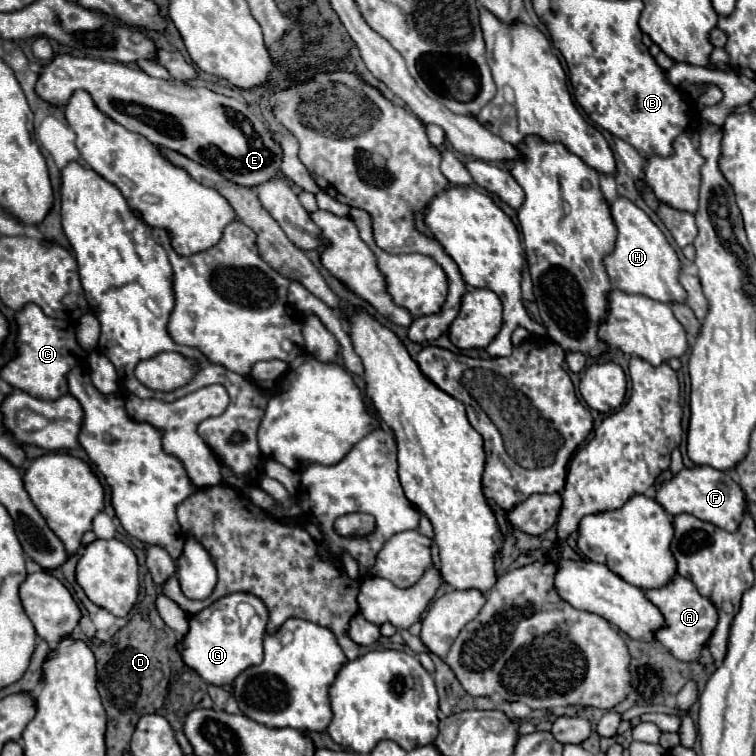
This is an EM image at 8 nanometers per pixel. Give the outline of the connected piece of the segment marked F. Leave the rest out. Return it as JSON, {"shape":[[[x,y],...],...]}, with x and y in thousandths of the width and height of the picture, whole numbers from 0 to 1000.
{"shape":[[[914,616],[903,619],[888,635],[877,635],[866,661],[888,680],[917,680],[925,688],[940,690],[962,704],[975,701],[983,680],[985,680],[985,653],[980,643],[964,630],[964,624],[946,622],[940,616]]]}

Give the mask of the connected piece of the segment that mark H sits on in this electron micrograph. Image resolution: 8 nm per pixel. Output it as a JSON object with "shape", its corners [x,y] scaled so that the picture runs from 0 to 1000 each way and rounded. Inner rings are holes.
{"shape":[[[816,259],[811,267],[806,267],[806,278],[816,299],[813,331],[798,341],[808,378],[829,389],[851,389],[880,402],[906,399],[903,381],[896,370],[901,354],[898,341],[882,320],[880,310],[869,302],[869,296],[848,275],[843,275],[835,265],[824,259]]]}

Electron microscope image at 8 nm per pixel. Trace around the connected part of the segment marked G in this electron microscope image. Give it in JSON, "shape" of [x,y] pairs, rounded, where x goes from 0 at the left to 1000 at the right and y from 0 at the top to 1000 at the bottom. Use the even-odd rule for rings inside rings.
{"shape":[[[300,786],[282,796],[276,804],[269,804],[266,810],[250,815],[250,833],[247,839],[234,849],[234,862],[239,865],[245,881],[258,886],[274,905],[298,907],[311,899],[316,889],[321,889],[327,881],[337,881],[337,876],[348,873],[348,839],[353,825],[353,804],[351,799],[335,788],[335,786]],[[316,796],[327,796],[337,804],[337,815],[332,817],[329,828],[319,836],[316,820],[311,812],[311,802]]]}

